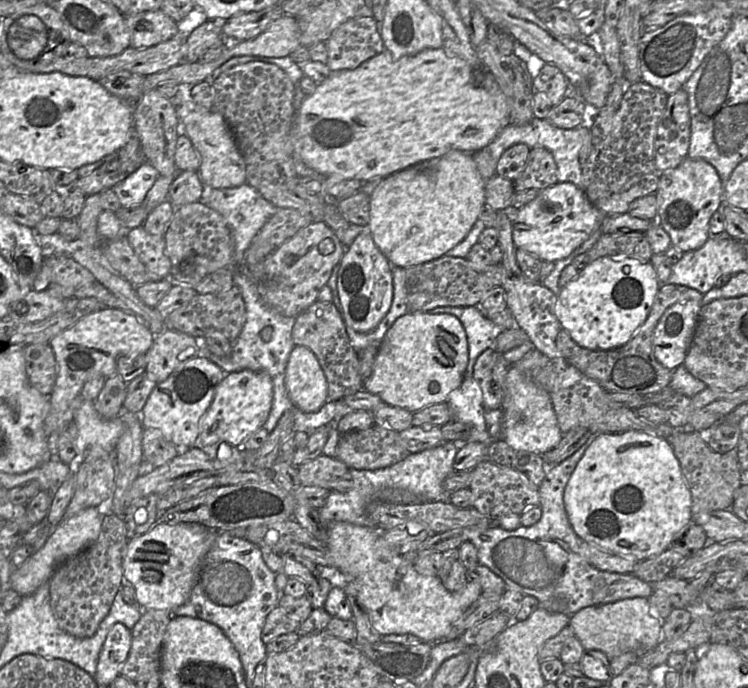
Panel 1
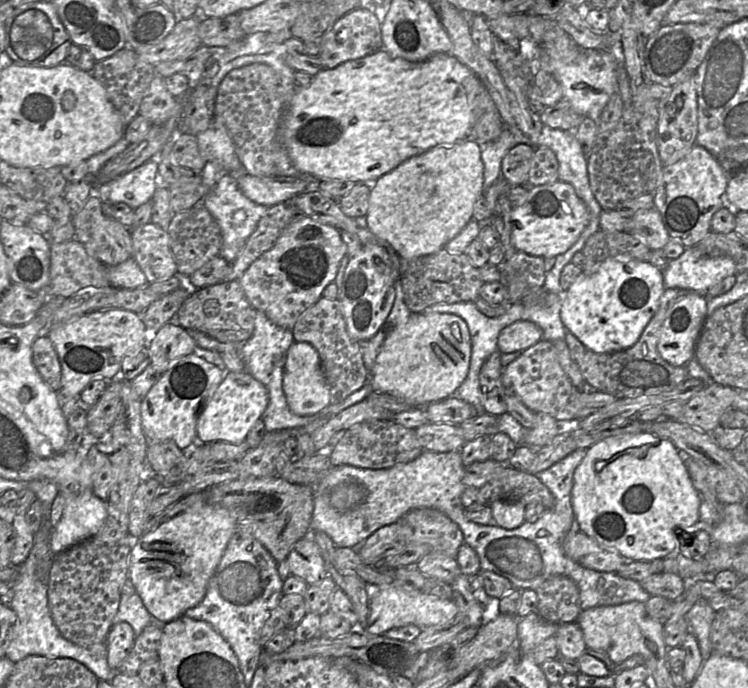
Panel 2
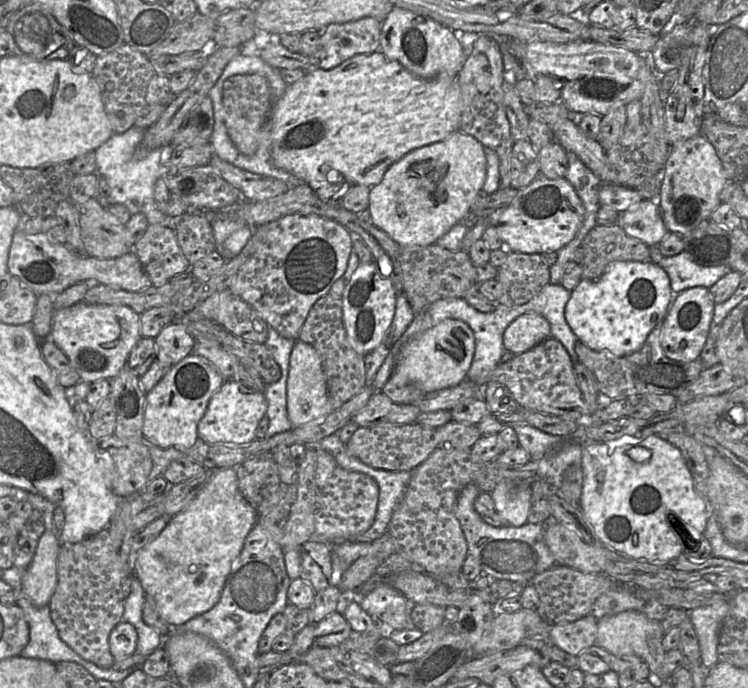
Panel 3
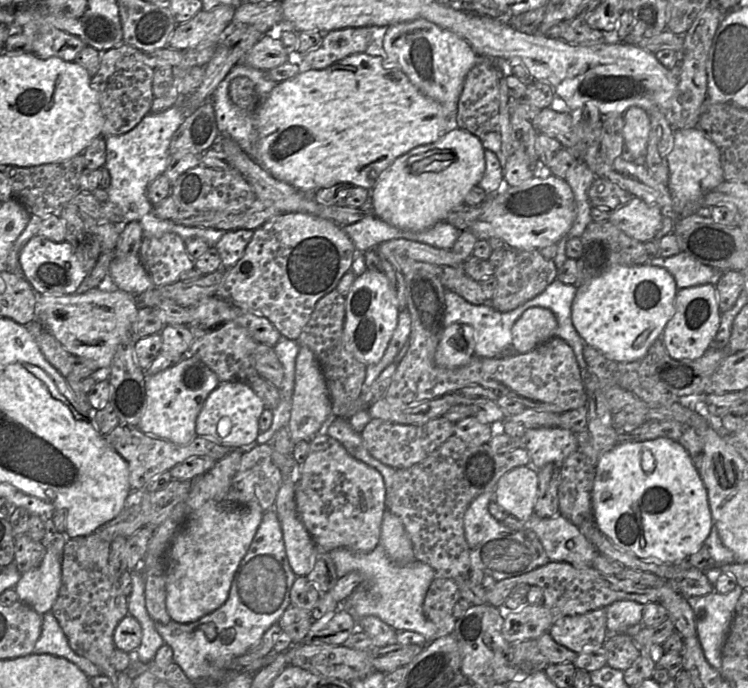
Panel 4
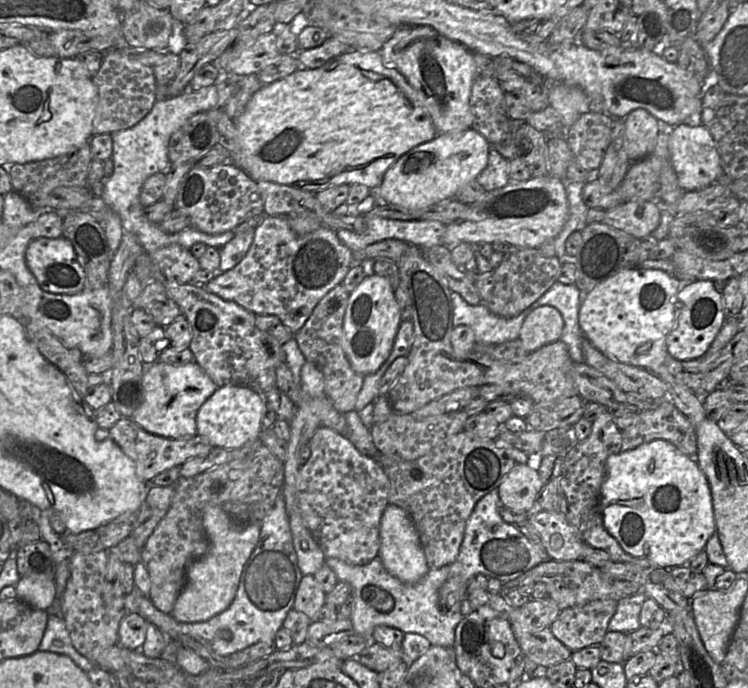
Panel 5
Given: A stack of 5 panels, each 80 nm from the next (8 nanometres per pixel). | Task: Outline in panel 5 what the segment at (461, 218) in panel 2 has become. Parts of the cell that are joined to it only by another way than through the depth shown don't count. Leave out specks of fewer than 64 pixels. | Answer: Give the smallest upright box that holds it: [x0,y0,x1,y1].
[371,128,490,209]

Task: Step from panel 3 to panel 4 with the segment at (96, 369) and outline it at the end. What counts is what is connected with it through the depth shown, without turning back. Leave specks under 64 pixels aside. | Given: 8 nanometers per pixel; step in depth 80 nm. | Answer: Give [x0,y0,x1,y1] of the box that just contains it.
[35,289,137,370]

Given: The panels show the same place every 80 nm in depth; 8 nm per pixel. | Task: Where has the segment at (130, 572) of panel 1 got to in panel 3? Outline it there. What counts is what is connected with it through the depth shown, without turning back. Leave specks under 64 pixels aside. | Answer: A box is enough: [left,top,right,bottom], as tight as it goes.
[132,467,257,626]

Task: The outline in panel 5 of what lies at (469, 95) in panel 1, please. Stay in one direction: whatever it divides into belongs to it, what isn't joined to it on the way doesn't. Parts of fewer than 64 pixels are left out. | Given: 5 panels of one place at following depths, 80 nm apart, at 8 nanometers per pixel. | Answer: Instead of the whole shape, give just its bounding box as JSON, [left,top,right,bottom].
[232,51,438,193]

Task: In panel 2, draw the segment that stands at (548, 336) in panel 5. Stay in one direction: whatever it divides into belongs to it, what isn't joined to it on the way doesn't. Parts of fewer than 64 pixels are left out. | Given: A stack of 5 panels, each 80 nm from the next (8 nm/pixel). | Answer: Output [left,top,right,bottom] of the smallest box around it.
[497,320,543,354]

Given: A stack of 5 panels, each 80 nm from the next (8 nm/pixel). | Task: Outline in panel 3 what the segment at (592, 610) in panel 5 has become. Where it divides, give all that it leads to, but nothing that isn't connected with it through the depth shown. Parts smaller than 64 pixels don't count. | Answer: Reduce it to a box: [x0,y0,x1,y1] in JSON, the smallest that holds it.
[547,613,598,656]

